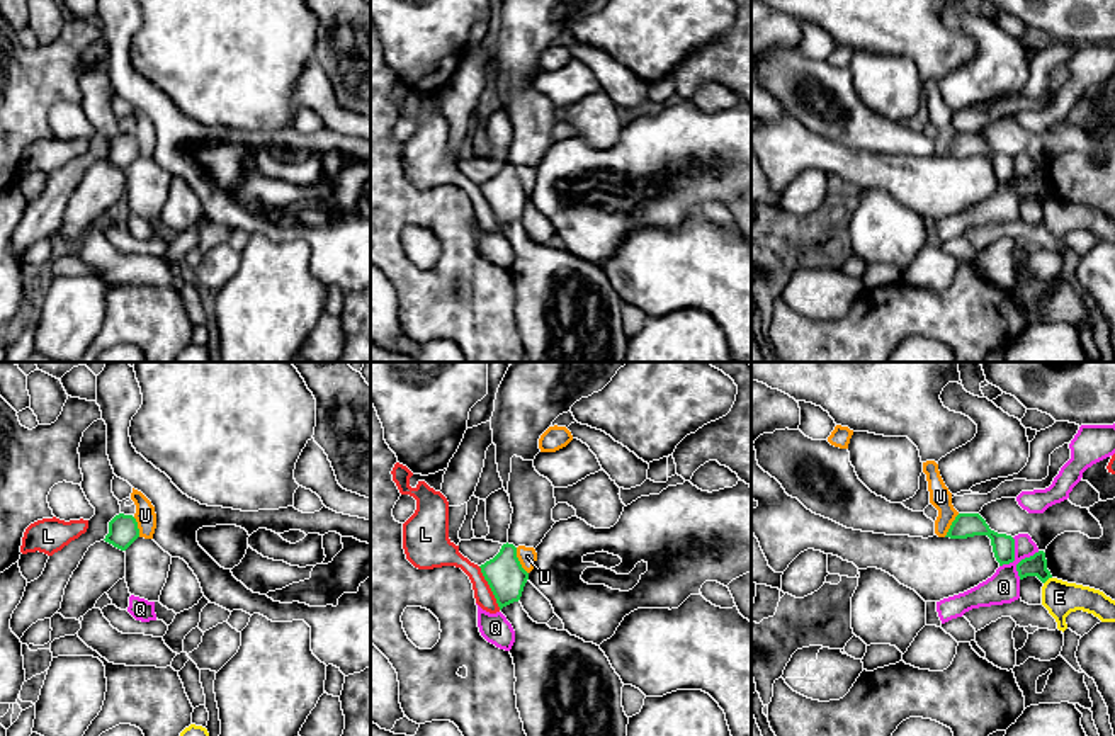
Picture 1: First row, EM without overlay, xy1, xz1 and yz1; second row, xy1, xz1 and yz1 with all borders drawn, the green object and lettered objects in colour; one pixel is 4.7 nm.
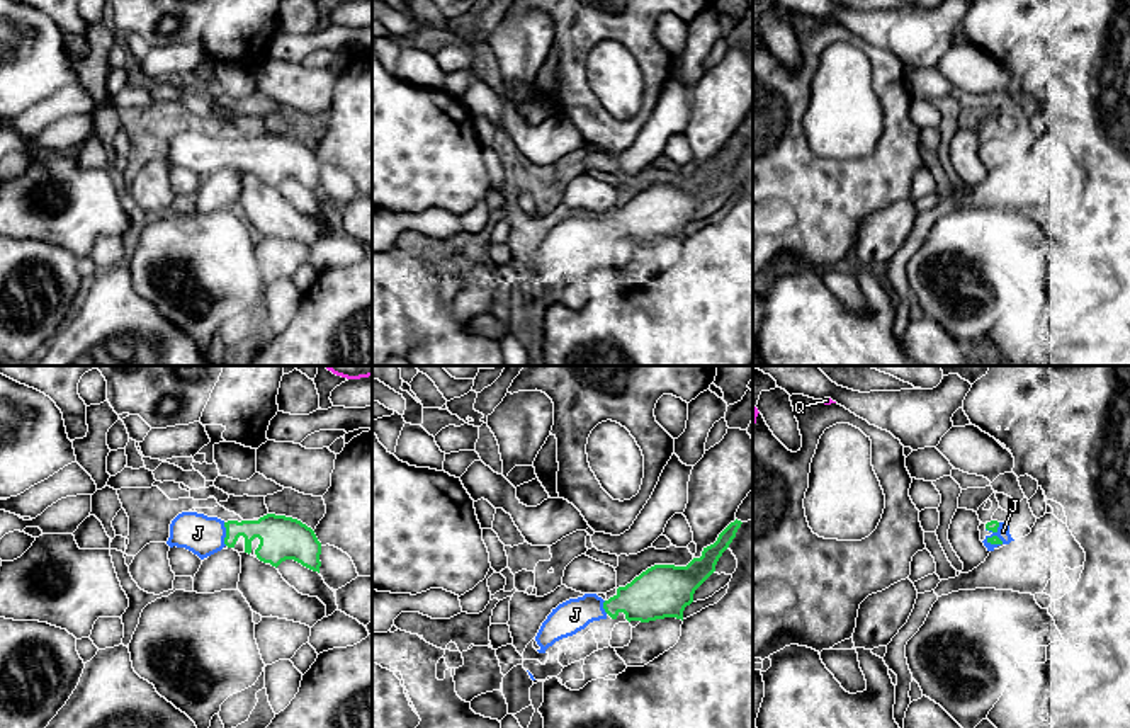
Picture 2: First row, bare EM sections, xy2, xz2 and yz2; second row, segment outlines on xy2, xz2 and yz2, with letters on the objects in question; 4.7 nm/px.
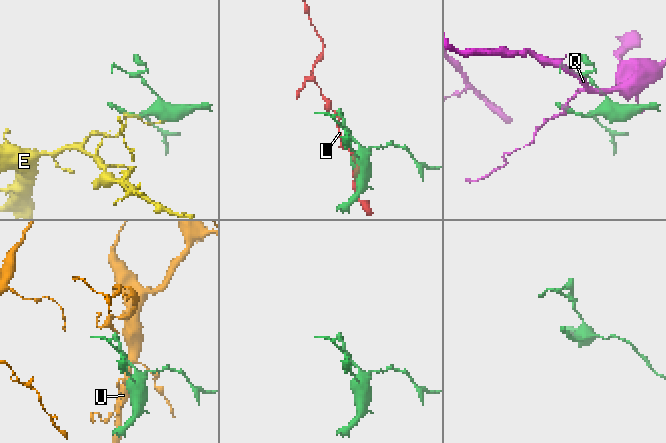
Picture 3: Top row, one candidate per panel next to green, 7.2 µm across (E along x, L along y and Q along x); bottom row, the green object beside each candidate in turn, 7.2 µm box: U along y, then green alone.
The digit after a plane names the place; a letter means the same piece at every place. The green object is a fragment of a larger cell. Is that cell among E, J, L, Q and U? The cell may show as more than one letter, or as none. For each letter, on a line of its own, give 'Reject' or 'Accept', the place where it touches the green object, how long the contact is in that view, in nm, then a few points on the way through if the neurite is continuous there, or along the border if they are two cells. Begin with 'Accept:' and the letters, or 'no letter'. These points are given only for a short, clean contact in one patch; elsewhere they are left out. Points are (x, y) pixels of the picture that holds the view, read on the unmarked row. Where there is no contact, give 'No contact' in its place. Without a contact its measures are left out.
Accept: J
E: Reject. Touches green at yz1 (1047, 198). Shared border 50 nm. Boundary: yz1 (1051, 196), (1044, 203)
J: Accept. Touches green at xy2 (226, 153). Shared border 110 nm. Path across: xy2 (279, 155), (271, 148), (226, 153), (197, 152)
L: Reject. Touches green at xz1 (490, 206). Shared border 240 nm
Q: Reject. Touches green at yz1 (1013, 175). Shared border 160 nm
U: Reject. Touches green at xz1 (519, 181). Shared border 140 nm. Boundary: xz1 (515, 167), (515, 175), (527, 192)

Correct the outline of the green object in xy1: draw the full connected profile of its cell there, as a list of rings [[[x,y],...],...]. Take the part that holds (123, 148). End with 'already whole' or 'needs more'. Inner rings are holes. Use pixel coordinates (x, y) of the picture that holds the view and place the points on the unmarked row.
[[[119,133],[109,141],[105,161],[126,170],[139,156],[138,141],[133,134]]] | already whole

